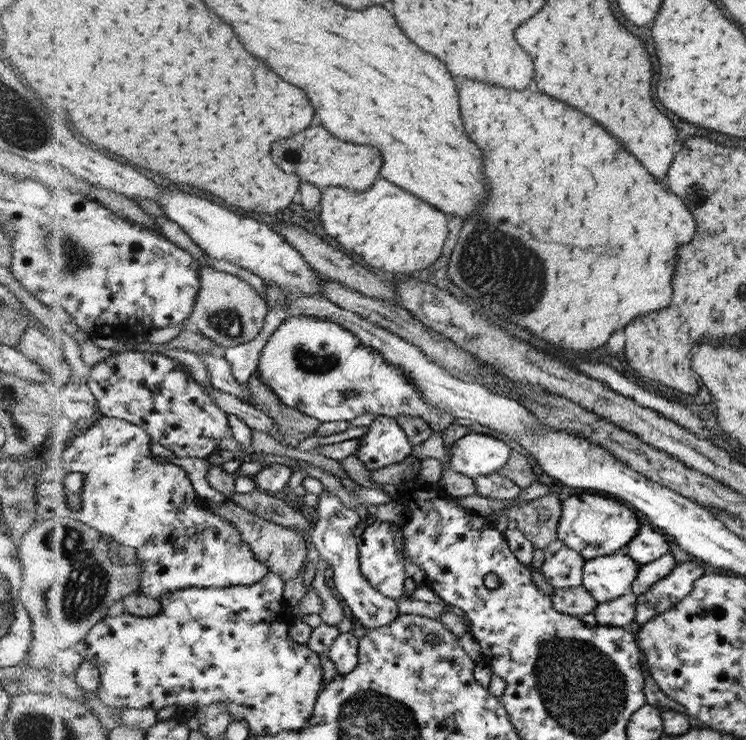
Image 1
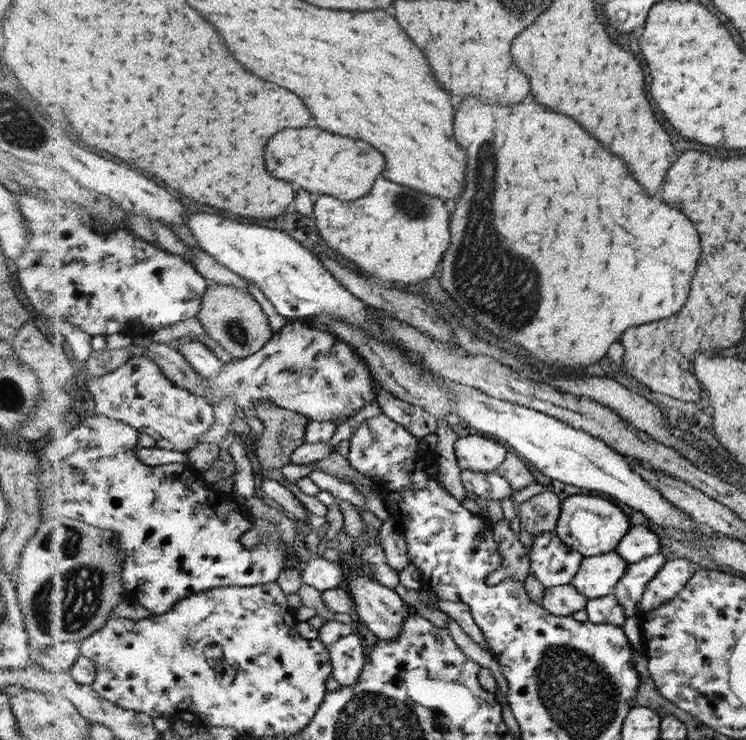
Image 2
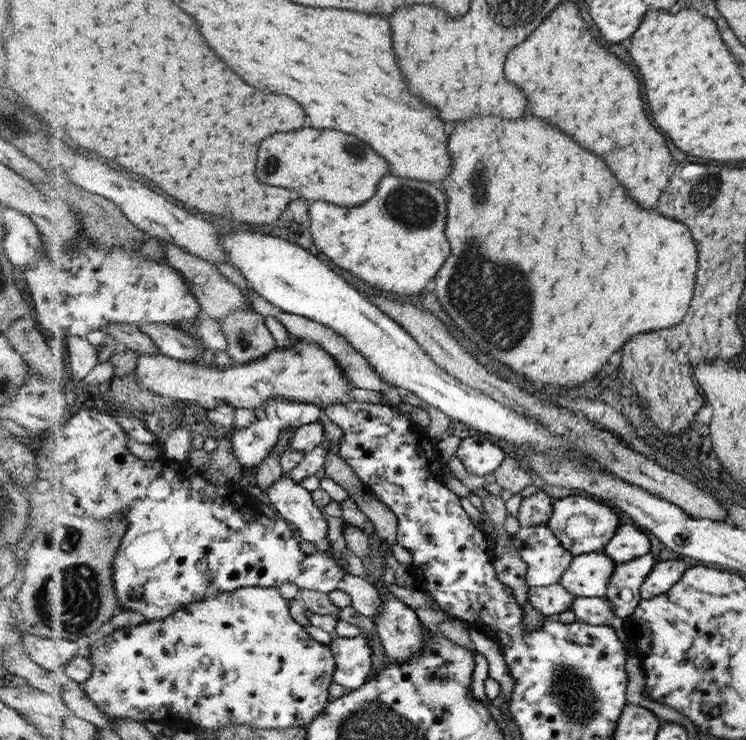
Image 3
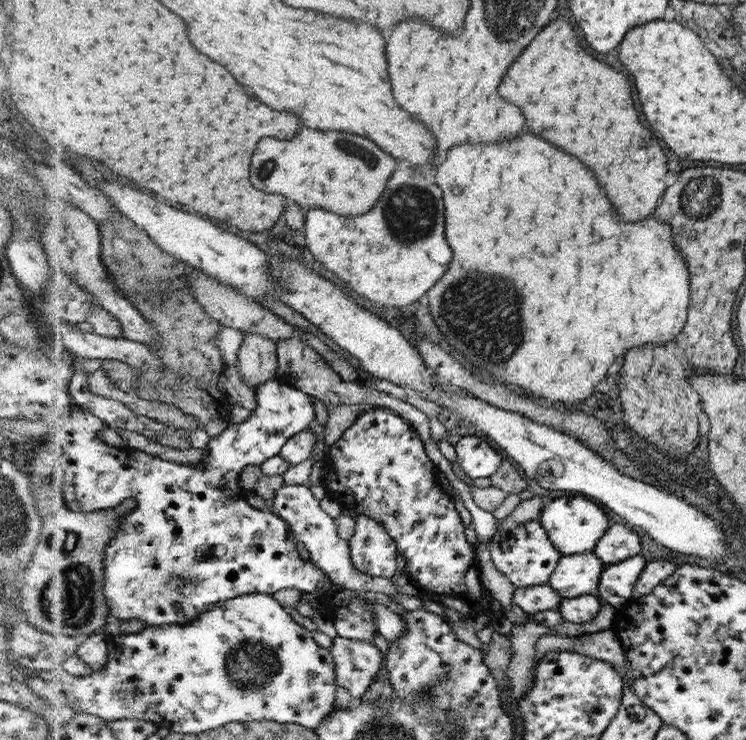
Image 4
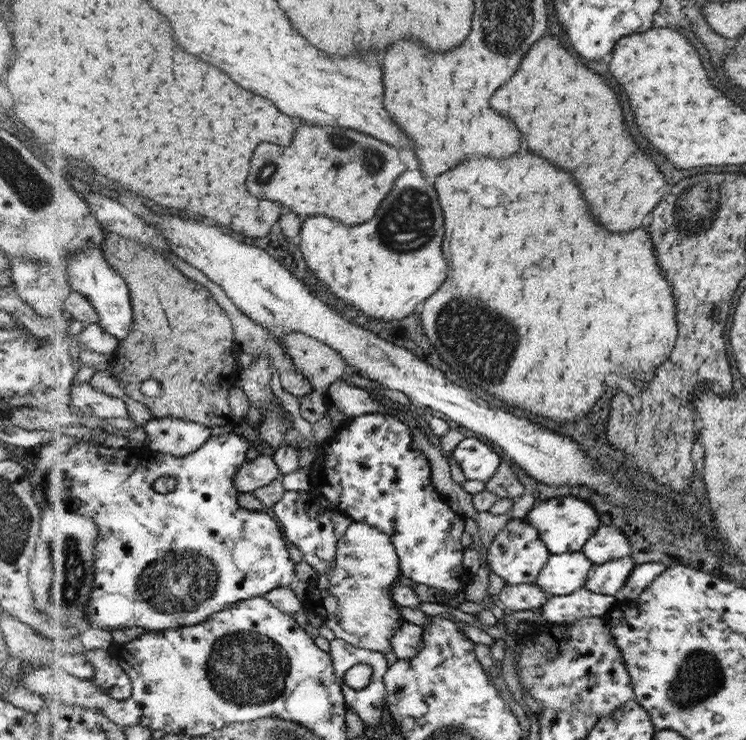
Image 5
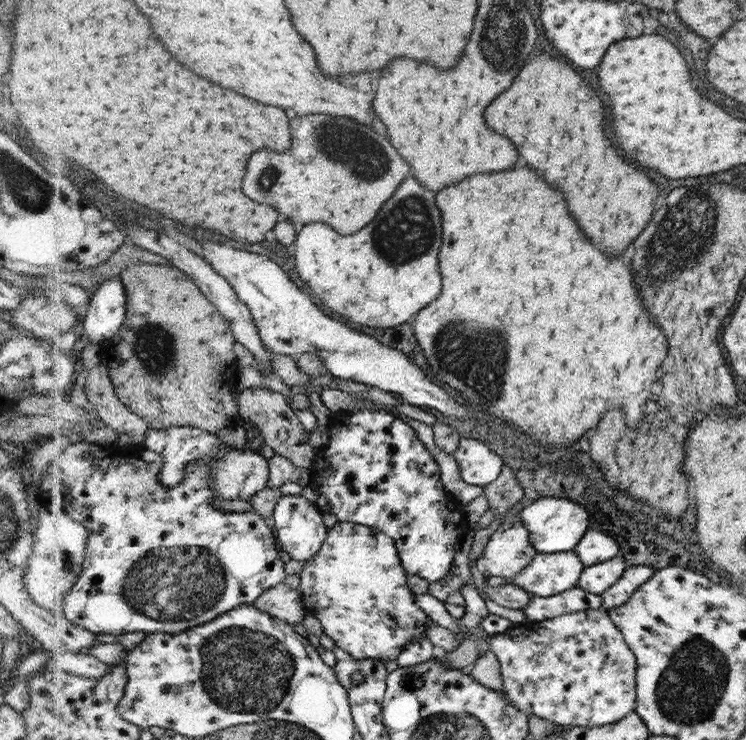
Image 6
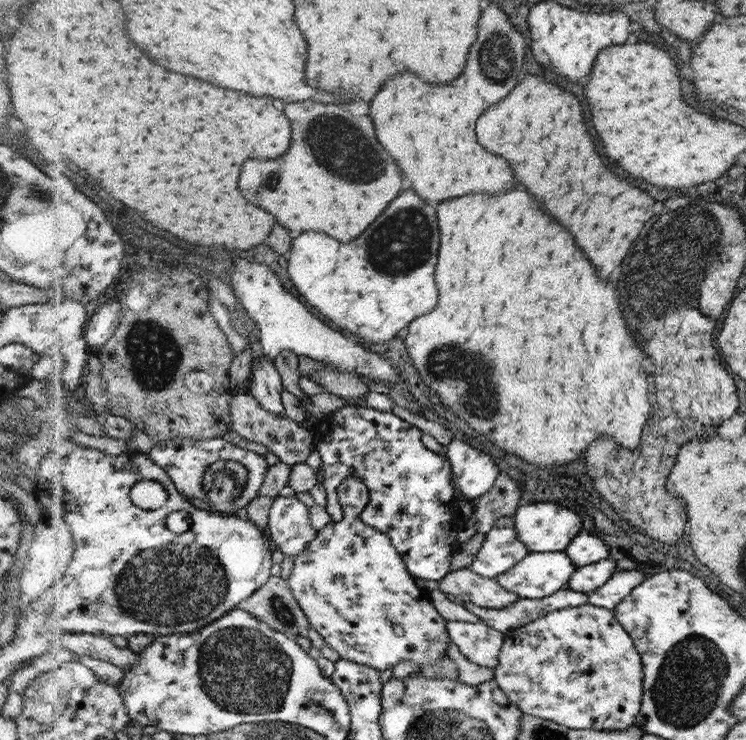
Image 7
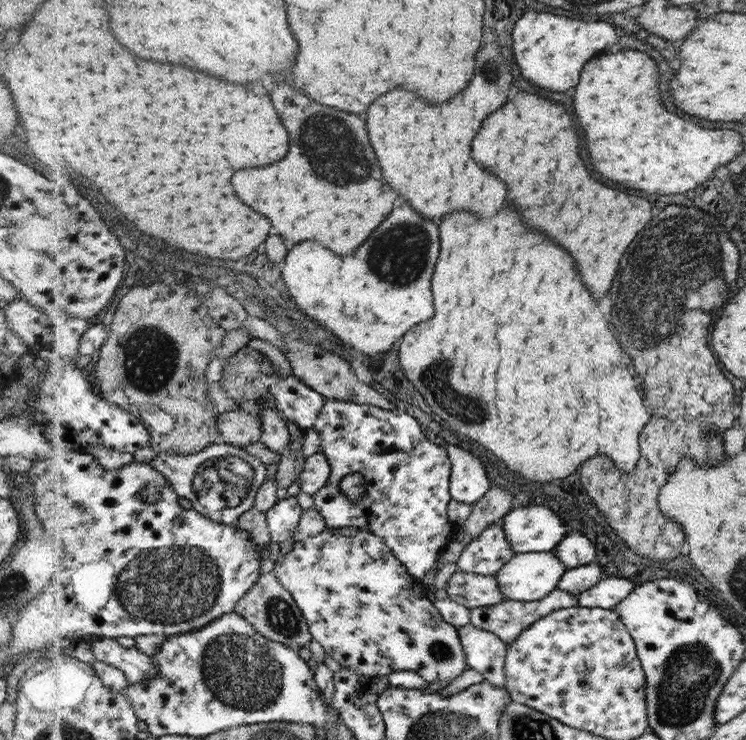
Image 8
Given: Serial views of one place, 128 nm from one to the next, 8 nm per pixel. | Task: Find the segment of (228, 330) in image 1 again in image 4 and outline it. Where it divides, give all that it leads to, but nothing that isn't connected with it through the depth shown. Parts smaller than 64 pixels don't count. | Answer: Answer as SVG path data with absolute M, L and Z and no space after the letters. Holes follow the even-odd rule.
M246 332L240 351L238 368L246 384L257 390L259 386L273 381L279 368L279 344L262 333Z

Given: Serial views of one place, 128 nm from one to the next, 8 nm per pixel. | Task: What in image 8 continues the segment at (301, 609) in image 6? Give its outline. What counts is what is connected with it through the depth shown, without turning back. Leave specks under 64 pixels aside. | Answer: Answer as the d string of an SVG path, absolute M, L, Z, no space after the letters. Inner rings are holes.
M274 572L263 575L259 583L240 601L237 611L249 621L252 621L252 624L255 624L256 628L264 633L264 636L290 645L297 651L308 647L313 638L293 592L290 592L281 583L278 575Z

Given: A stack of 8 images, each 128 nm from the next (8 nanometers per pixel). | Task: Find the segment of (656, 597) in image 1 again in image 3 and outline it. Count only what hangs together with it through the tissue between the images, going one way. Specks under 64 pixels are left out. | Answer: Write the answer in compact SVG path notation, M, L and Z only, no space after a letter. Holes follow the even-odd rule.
M680 560L657 562L648 579L641 587L642 599L650 600L655 596L668 592L679 581L679 578L684 574L687 567Z

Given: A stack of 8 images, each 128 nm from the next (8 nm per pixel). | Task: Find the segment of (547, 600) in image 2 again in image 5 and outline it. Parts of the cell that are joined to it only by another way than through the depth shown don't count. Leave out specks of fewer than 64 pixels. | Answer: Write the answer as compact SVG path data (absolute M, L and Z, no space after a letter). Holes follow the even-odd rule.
M507 584L502 587L499 594L499 604L503 608L536 611L547 602L548 594L536 584Z

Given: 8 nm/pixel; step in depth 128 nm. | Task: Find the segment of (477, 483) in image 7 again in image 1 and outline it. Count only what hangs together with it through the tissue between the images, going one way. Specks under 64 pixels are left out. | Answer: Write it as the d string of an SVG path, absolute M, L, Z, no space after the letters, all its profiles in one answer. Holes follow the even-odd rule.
M475 432L456 439L448 452L452 470L470 478L498 472L511 456L506 443L492 435Z

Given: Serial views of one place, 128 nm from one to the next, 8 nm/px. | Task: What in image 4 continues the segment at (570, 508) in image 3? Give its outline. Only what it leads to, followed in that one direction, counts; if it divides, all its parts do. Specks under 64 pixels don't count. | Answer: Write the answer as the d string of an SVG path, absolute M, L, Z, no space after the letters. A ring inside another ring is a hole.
M584 498L554 499L550 504L543 506L538 520L546 530L551 543L564 556L591 552L609 530L606 512Z

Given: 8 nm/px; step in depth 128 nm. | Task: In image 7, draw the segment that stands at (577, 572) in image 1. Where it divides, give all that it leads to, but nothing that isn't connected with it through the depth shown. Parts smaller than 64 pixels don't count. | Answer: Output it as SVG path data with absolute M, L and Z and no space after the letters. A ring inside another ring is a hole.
M513 516L503 517L486 533L469 569L480 576L496 578L518 564L528 553L526 545L518 540Z

